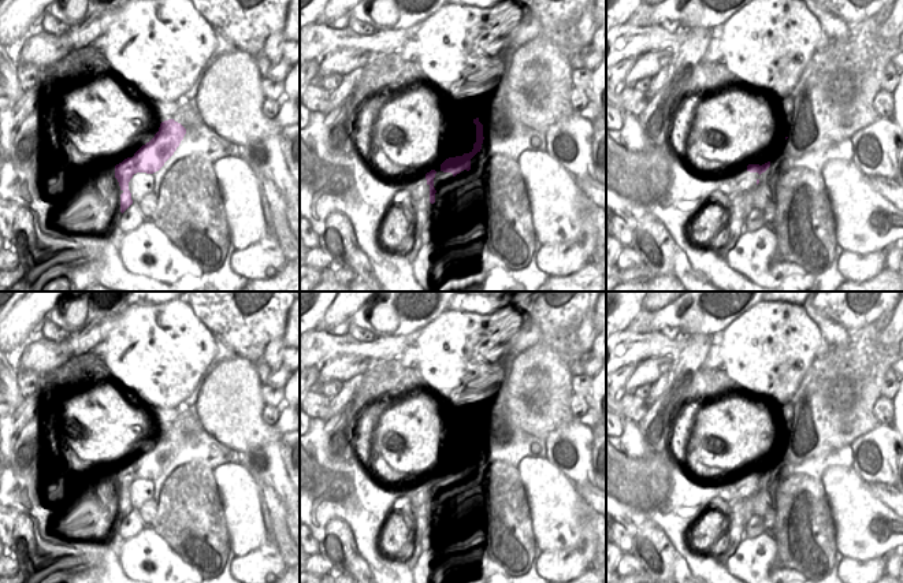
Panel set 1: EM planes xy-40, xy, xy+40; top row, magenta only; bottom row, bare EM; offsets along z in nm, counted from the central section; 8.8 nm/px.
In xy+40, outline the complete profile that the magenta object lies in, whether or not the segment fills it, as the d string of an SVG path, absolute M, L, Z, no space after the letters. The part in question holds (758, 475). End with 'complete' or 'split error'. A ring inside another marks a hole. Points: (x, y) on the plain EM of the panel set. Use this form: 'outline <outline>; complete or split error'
outline M770 468L762 472L748 471L747 474L727 480L728 491L724 494L722 500L732 505L735 501L754 495L759 490L758 483L769 474Z; split error

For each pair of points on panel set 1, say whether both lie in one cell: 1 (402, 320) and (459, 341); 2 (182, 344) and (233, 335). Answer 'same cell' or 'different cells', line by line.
1: different cells
2: different cells

